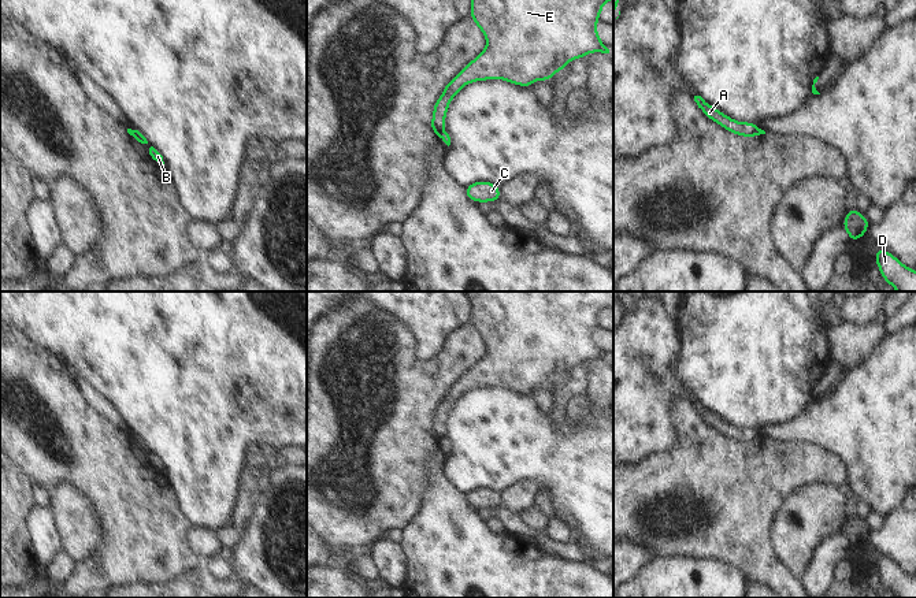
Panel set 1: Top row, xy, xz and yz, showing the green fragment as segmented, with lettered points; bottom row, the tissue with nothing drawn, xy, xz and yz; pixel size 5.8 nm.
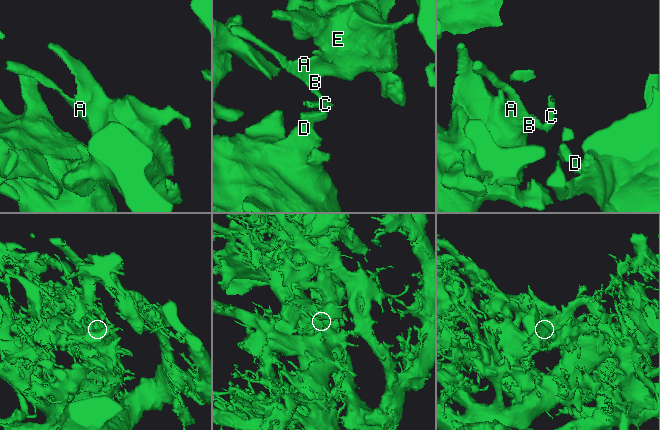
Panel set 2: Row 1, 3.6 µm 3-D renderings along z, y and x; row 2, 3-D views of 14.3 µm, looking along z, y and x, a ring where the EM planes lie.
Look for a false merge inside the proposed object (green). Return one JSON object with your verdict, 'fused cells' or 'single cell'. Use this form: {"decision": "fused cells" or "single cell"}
{"decision": "fused cells"}

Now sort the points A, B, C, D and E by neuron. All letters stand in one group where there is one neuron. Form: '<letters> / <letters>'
A B D E / C

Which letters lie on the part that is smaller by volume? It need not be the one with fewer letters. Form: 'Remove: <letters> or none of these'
Remove: C.

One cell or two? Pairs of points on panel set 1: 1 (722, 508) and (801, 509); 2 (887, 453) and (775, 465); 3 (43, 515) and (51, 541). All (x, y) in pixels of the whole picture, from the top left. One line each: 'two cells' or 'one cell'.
1: two cells
2: two cells
3: one cell

